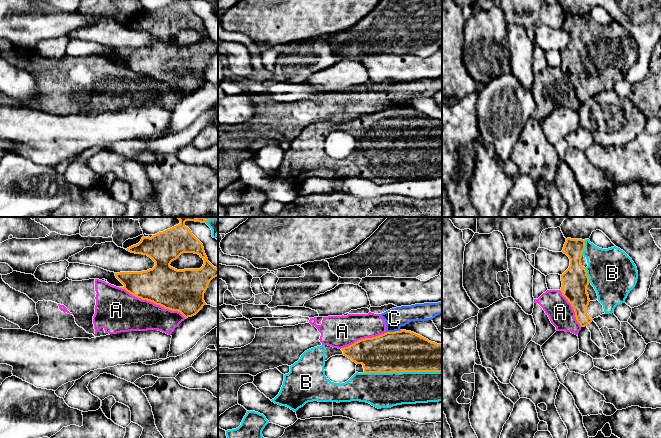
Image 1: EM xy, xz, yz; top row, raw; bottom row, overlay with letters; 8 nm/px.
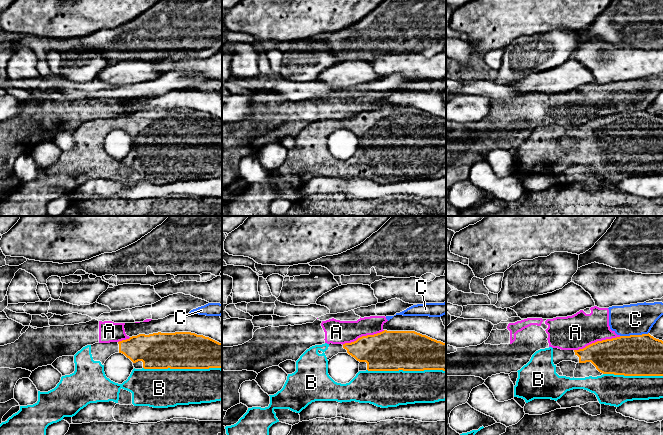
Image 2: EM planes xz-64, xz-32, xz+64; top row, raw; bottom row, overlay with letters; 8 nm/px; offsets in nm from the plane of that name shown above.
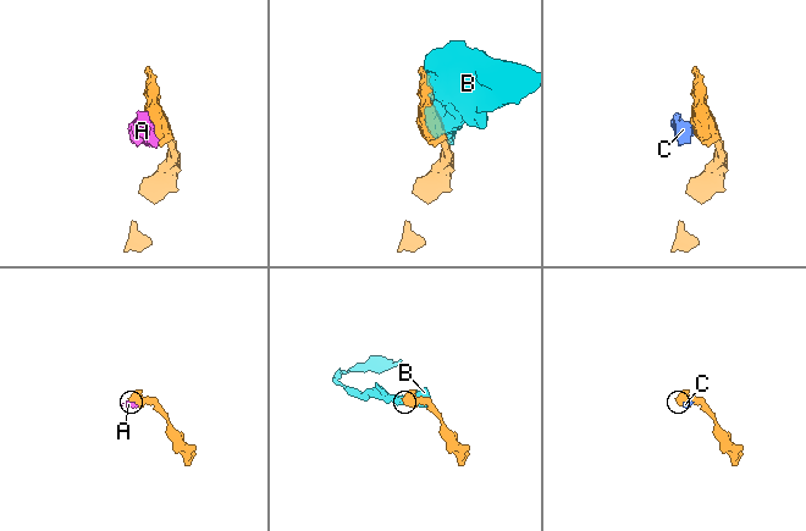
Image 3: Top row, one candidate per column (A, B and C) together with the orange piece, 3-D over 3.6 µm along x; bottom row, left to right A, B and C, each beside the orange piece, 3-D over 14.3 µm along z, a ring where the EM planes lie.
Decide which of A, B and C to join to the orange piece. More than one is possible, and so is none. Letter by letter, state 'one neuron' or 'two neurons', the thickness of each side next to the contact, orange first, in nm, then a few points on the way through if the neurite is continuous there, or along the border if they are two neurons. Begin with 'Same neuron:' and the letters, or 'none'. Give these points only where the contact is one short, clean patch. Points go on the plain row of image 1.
Same neuron: B
A: two neurons; calibres 340 and 320 nm
B: one neuron; calibres 340 and 280 nm
C: two neurons; calibres 340 and 160 nm; border xz (401, 106), (386, 108)

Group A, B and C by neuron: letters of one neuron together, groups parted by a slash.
A C / B

